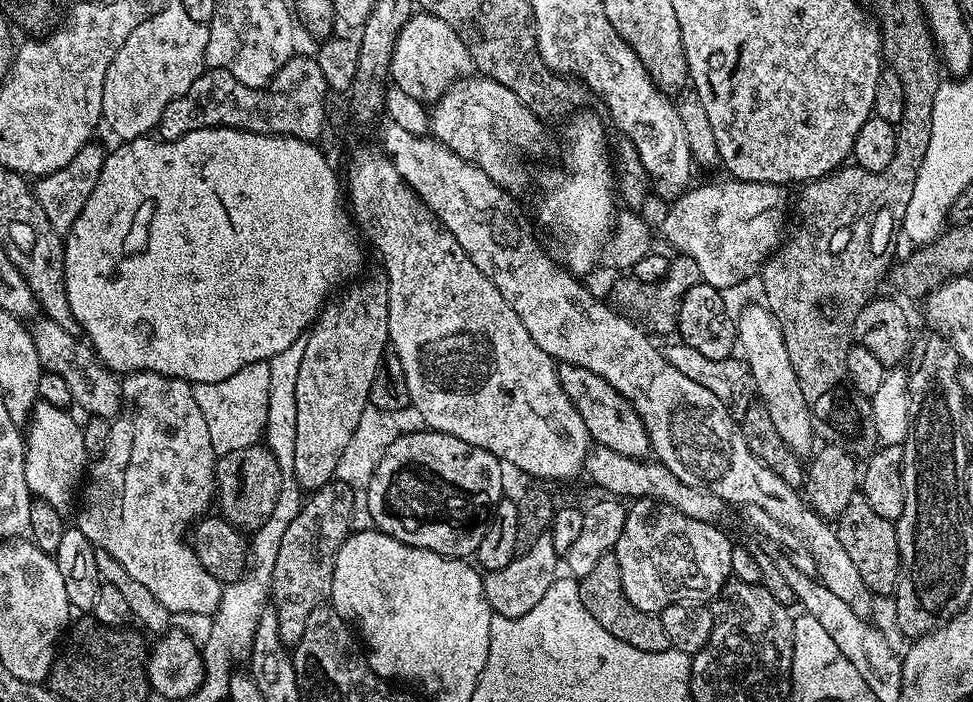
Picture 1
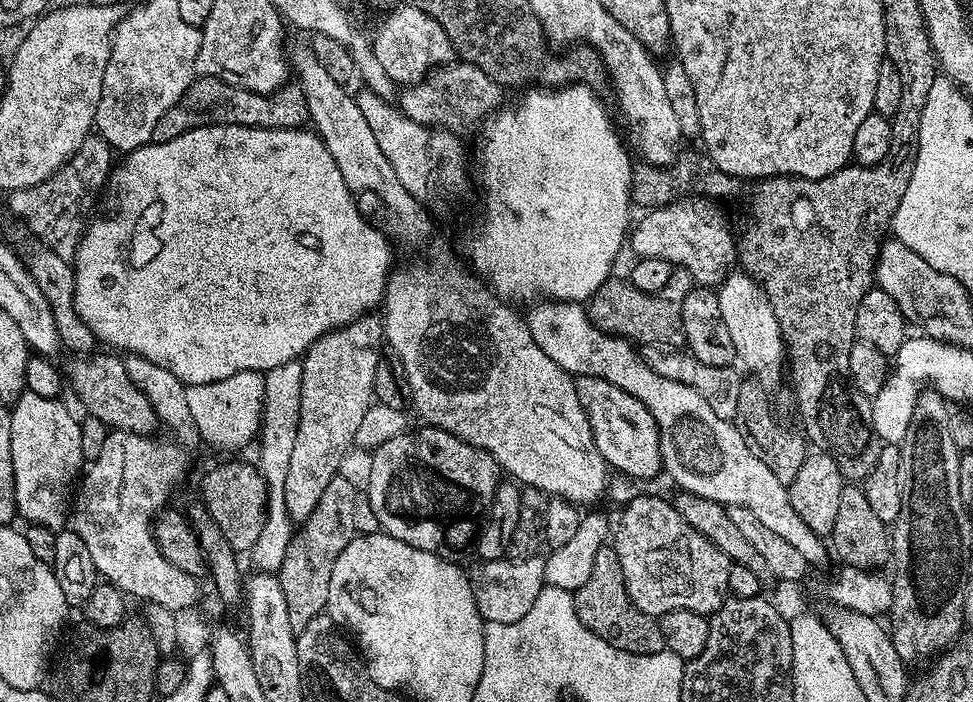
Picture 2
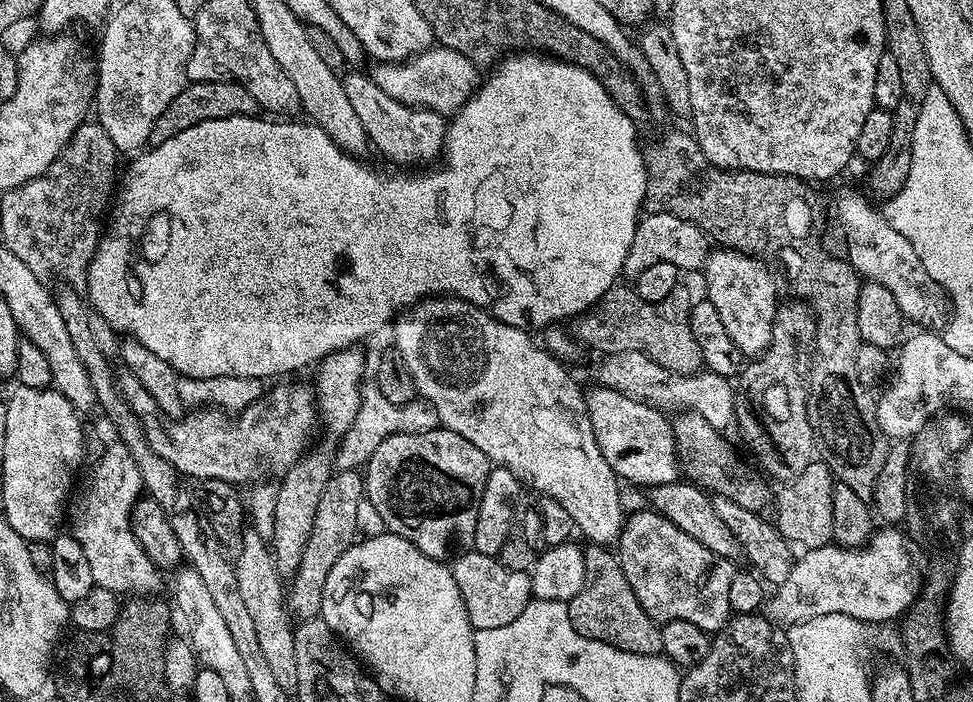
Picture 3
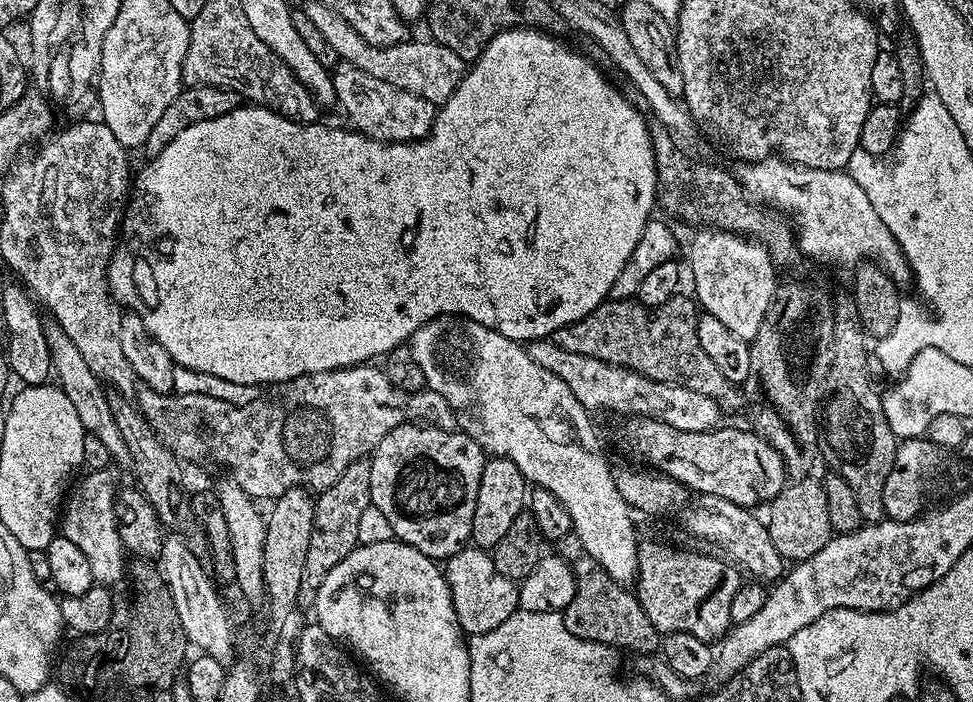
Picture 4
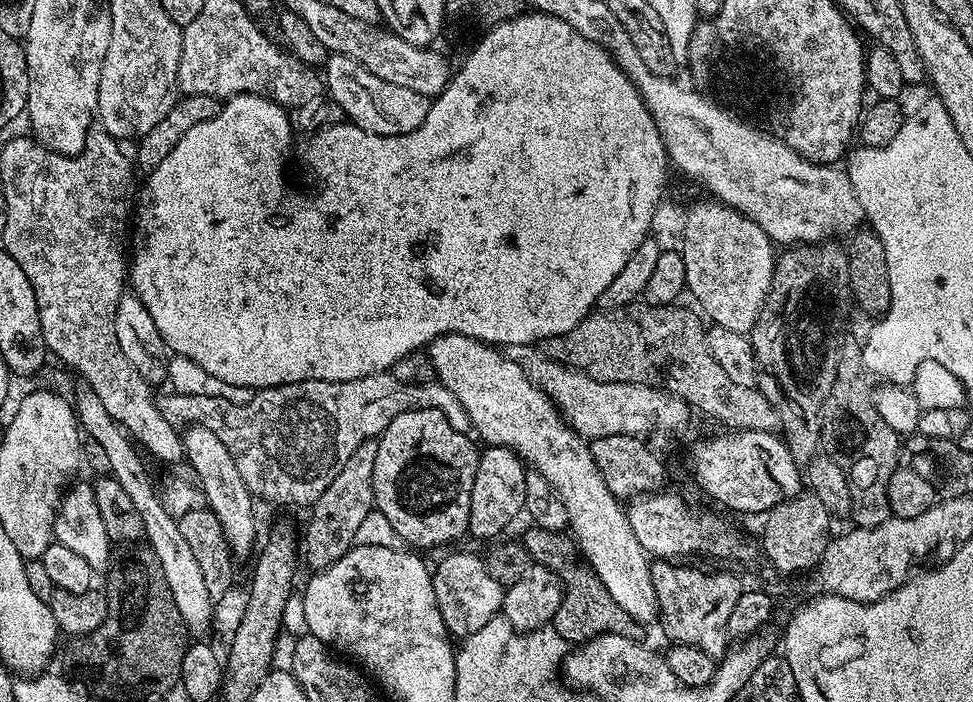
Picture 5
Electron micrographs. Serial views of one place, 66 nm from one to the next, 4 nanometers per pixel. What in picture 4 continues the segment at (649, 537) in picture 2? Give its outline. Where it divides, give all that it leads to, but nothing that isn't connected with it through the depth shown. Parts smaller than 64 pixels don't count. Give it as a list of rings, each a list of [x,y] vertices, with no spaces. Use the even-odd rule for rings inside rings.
[[[648,540],[637,547],[636,599],[642,610],[646,610],[646,618],[650,618],[661,634],[681,632],[716,642],[728,631],[732,624],[730,606],[734,602],[734,594],[738,594],[742,577],[735,563],[716,556],[675,548],[660,540]]]

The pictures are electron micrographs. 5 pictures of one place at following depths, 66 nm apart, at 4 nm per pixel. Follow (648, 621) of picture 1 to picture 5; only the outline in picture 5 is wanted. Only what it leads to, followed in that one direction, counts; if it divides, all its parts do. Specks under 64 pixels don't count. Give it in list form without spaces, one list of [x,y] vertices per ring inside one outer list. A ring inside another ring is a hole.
[[[528,526],[522,535],[525,550],[534,553],[535,559],[548,567],[555,576],[559,576],[560,583],[564,585],[564,597],[554,621],[558,635],[569,642],[587,642],[595,636],[635,637],[637,621],[622,606],[618,606],[614,598],[610,598],[610,590],[602,586],[600,573],[592,571],[582,559],[581,549],[575,539],[568,537],[567,540],[566,536],[563,531],[551,532],[535,526]]]

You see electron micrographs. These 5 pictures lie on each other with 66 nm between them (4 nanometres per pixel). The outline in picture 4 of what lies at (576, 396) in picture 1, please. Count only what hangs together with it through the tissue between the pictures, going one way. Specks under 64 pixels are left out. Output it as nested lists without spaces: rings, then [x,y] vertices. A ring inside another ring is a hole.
[[[649,416],[625,420],[620,428],[621,450],[633,456],[633,461],[684,484],[689,493],[714,494],[752,510],[755,504],[767,505],[786,486],[786,469],[778,450],[747,427],[717,426],[707,432],[683,432]]]

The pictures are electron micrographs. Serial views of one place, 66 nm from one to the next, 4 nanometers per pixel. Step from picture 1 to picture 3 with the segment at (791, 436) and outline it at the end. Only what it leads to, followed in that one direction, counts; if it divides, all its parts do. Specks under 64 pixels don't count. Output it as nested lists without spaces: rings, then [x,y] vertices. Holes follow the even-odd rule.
[[[731,250],[716,251],[709,255],[702,269],[704,284],[708,287],[706,298],[714,310],[718,310],[722,326],[726,326],[726,334],[730,334],[734,346],[738,346],[741,354],[748,358],[758,357],[771,342],[772,323],[778,307],[777,281],[755,256]]]

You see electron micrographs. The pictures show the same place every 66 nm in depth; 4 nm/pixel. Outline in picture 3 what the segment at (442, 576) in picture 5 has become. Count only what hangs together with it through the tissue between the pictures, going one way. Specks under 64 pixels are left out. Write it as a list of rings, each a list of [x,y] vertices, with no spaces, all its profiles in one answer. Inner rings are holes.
[[[469,550],[455,557],[450,567],[473,629],[494,630],[498,626],[507,626],[522,614],[522,610],[526,610],[528,601],[533,599],[531,575],[503,568],[497,557]]]

